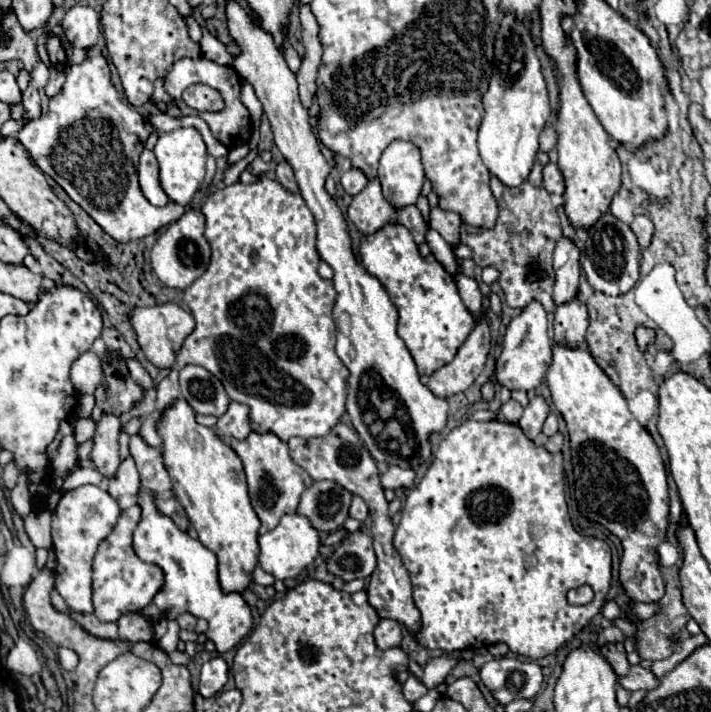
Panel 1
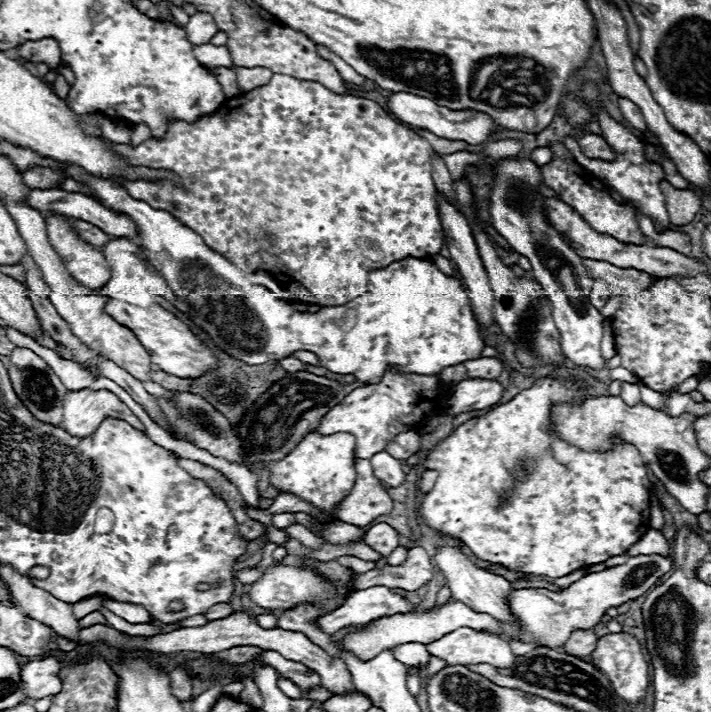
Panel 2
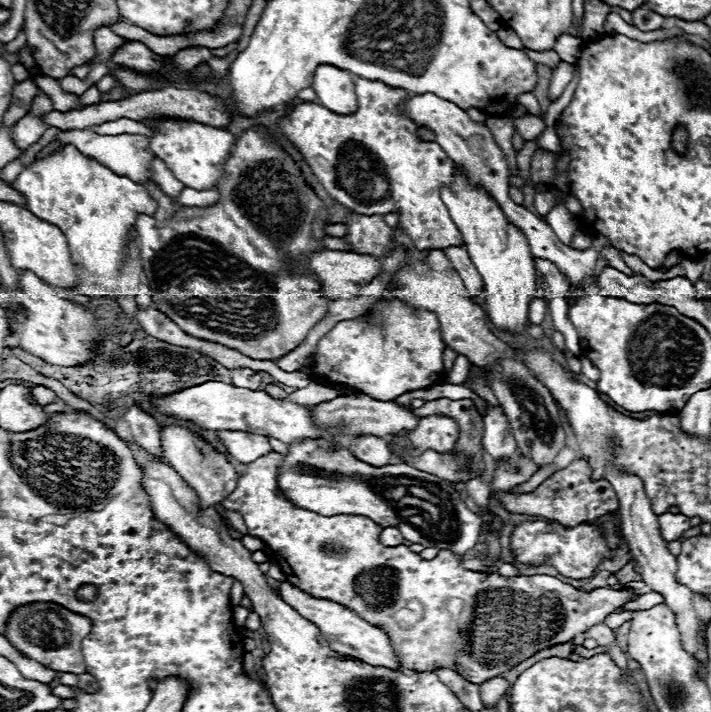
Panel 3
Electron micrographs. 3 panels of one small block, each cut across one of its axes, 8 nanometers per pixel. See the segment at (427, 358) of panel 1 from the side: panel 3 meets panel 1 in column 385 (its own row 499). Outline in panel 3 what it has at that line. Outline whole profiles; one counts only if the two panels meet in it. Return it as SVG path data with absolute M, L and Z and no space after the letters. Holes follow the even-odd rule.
M270 452L270 454L266 454L264 458L258 458L256 462L250 462L248 464L248 470L246 470L246 474L244 476L240 476L240 480L238 480L238 486L236 486L236 490L224 500L224 510L234 510L234 512L238 512L240 516L242 516L242 520L244 520L244 524L246 524L246 528L248 528L248 534L250 536L254 536L254 538L258 538L258 540L262 540L264 544L268 544L268 548L272 550L272 556L274 556L274 560L278 562L278 566L282 568L282 572L286 574L286 580L288 582L292 582L294 586L298 586L300 590L304 590L306 594L312 594L314 598L328 598L328 600L332 600L332 602L340 602L342 606L348 606L348 610L356 610L356 614L360 614L360 618L364 618L366 622L372 622L372 626L380 626L386 634L388 634L388 638L390 638L390 642L394 644L394 648L396 648L396 656L398 656L398 662L400 662L400 666L404 666L404 668L408 668L408 670L414 670L414 672L434 672L436 668L440 668L440 666L456 666L456 670L458 670L458 674L462 676L462 678L468 678L468 682L472 682L472 684L484 684L484 682L488 682L490 678L496 678L496 676L502 676L502 674L506 674L508 670L512 670L516 664L520 664L520 662L524 662L526 658L530 658L530 656L534 656L536 652L540 652L540 650L544 650L544 648L552 648L552 646L556 646L556 644L566 644L566 642L570 642L570 640L574 640L580 632L586 632L588 628L592 628L596 622L602 622L608 614L612 614L612 612L616 612L618 608L622 608L628 600L632 600L632 598L638 598L636 594L632 594L632 590L614 590L614 588L598 588L598 590L592 590L592 592L584 592L584 590L578 590L578 588L574 588L574 586L570 586L570 584L564 584L564 582L560 582L558 578L552 578L552 576L514 576L514 578L504 578L504 576L500 576L500 574L486 574L486 572L472 572L472 570L464 570L462 566L460 566L460 562L462 562L462 558L460 556L456 556L452 550L440 550L438 552L438 556L436 558L432 558L432 560L424 560L424 558L420 558L420 554L416 554L416 552L412 552L408 546L384 546L382 542L380 542L380 532L382 532L382 528L374 522L374 520L370 520L370 518L364 518L364 516L322 516L322 514L316 514L316 512L310 512L310 510L302 510L302 508L296 508L280 490L278 490L278 482L276 482L276 476L278 476L278 468L280 468L280 464L282 464L282 454L278 454L278 452ZM458 638L466 638L466 642L462 644L462 646L456 646L458 650L460 650L460 658L456 658L456 650L454 650L454 644L458 642Z

